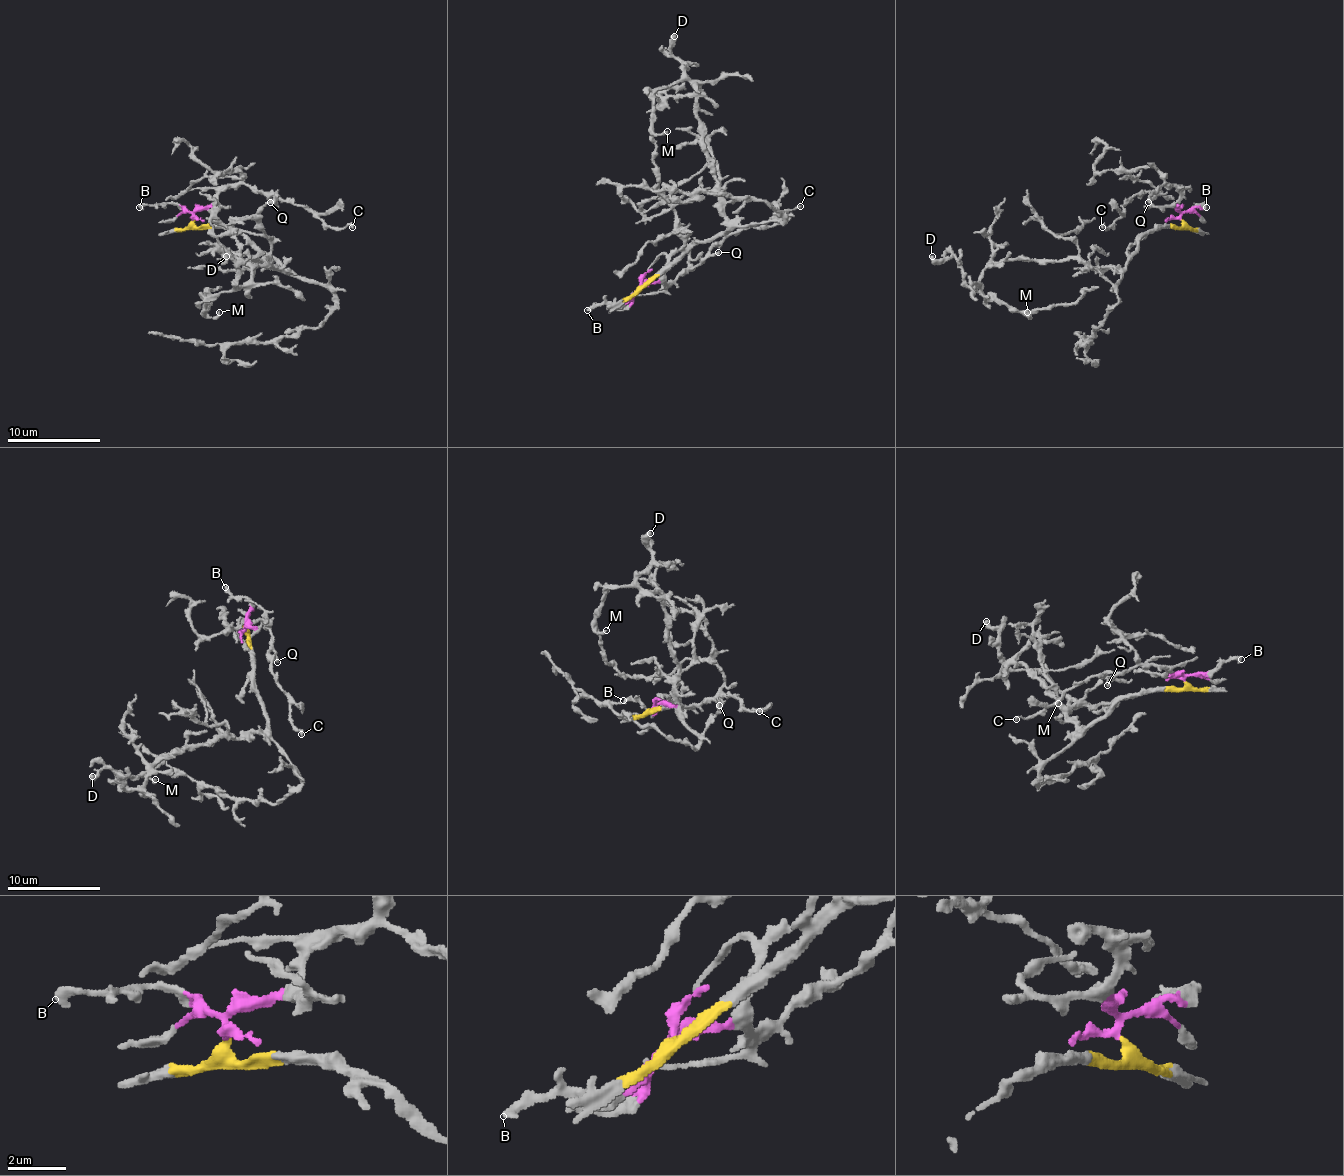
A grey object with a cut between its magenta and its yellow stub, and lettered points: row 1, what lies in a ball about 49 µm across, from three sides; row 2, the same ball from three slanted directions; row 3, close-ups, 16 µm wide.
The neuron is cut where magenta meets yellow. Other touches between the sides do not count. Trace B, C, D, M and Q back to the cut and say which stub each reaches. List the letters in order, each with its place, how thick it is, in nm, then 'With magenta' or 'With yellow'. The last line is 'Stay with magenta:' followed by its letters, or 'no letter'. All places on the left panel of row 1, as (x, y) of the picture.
B: Place: (139, 207). Thickness 280 nm. With magenta
C: Place: (352, 227). Thickness 200 nm. With magenta
D: Place: (226, 256). Thickness 440 nm. With yellow
M: Place: (219, 312). Thickness 240 nm. With yellow
Q: Place: (270, 202). Thickness 240 nm. With magenta
Stay with magenta: B, C, Q

